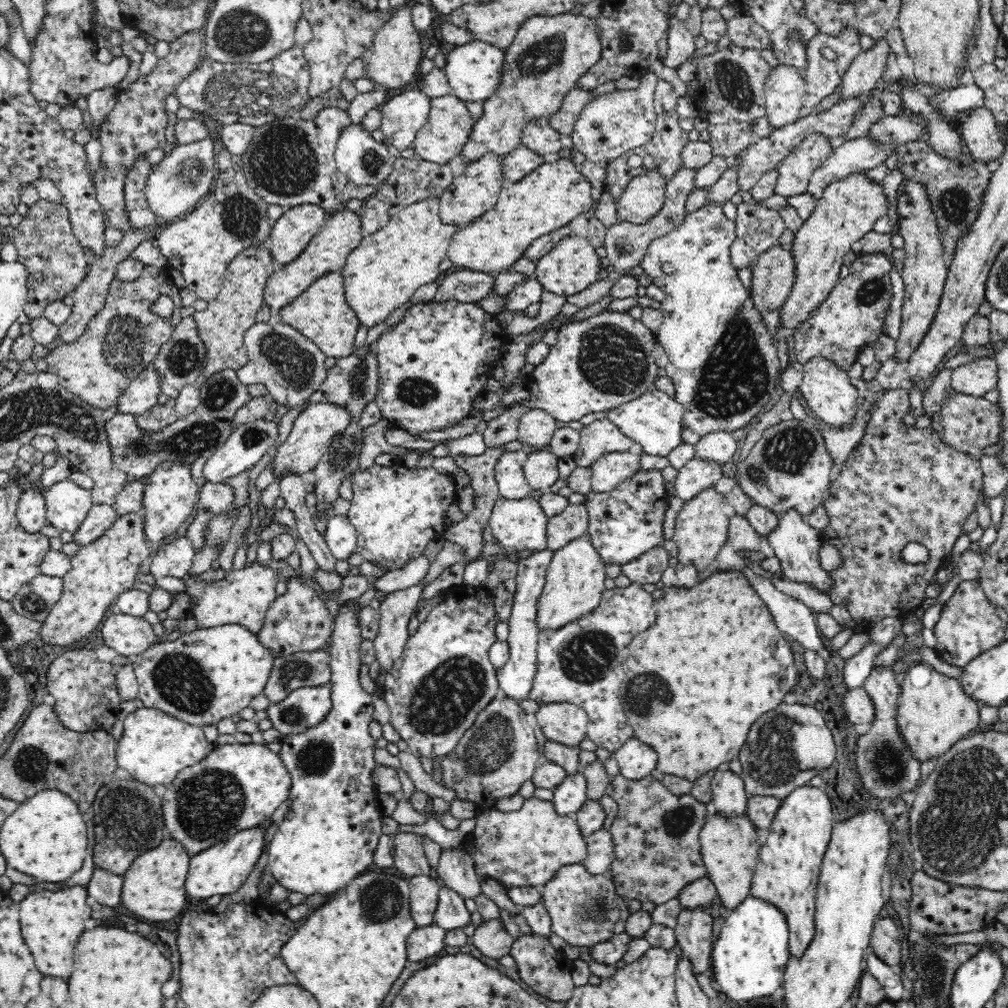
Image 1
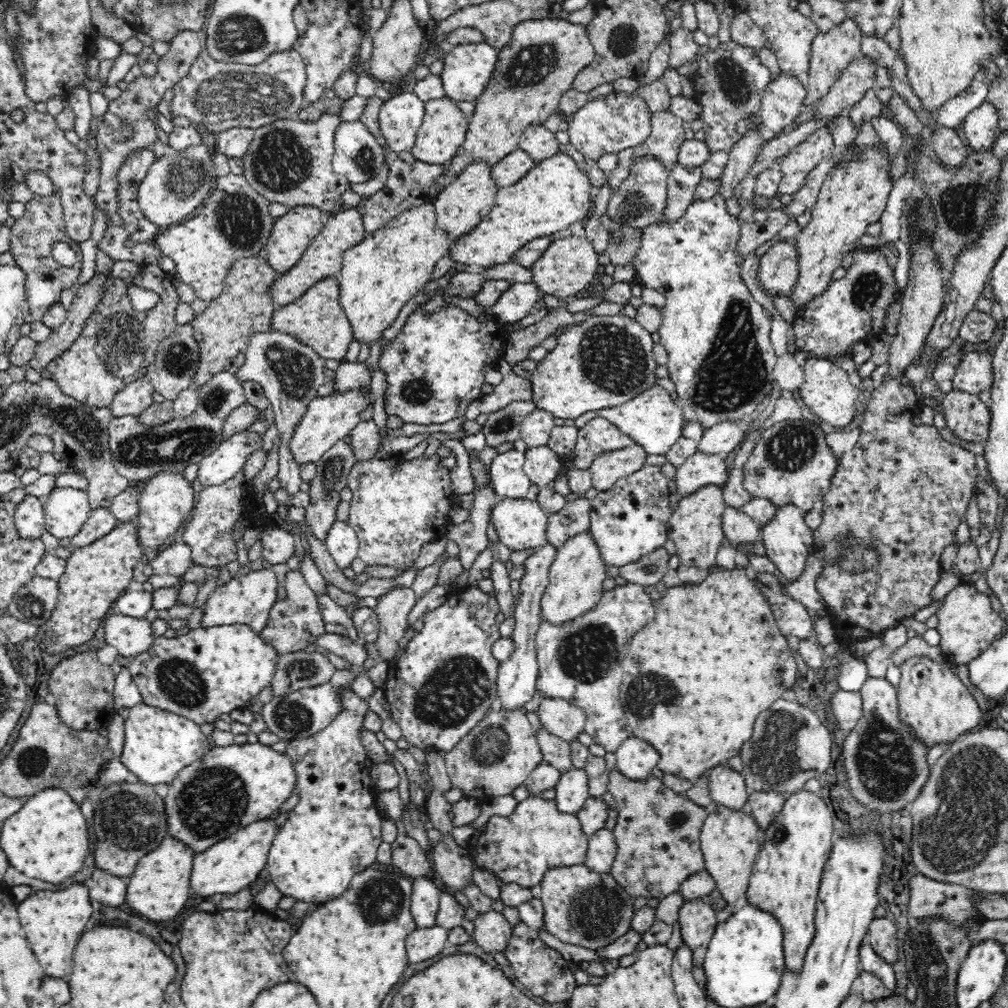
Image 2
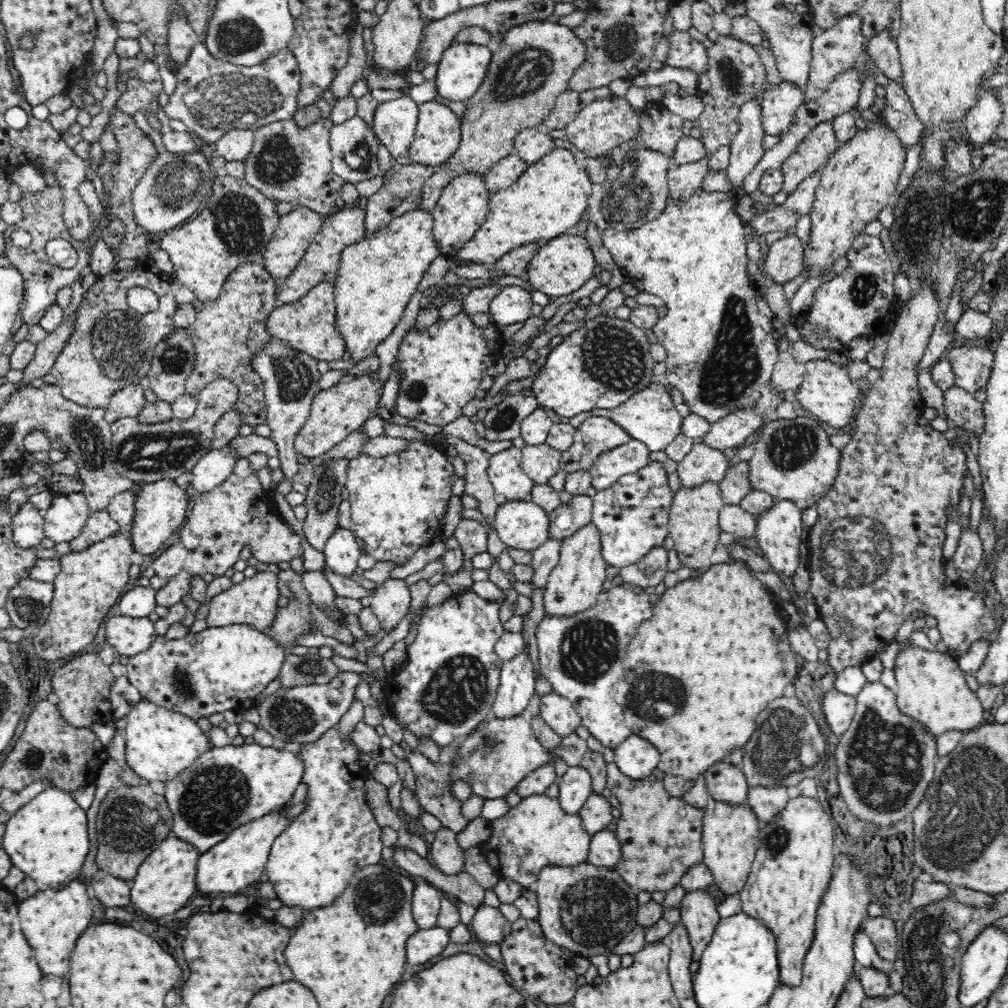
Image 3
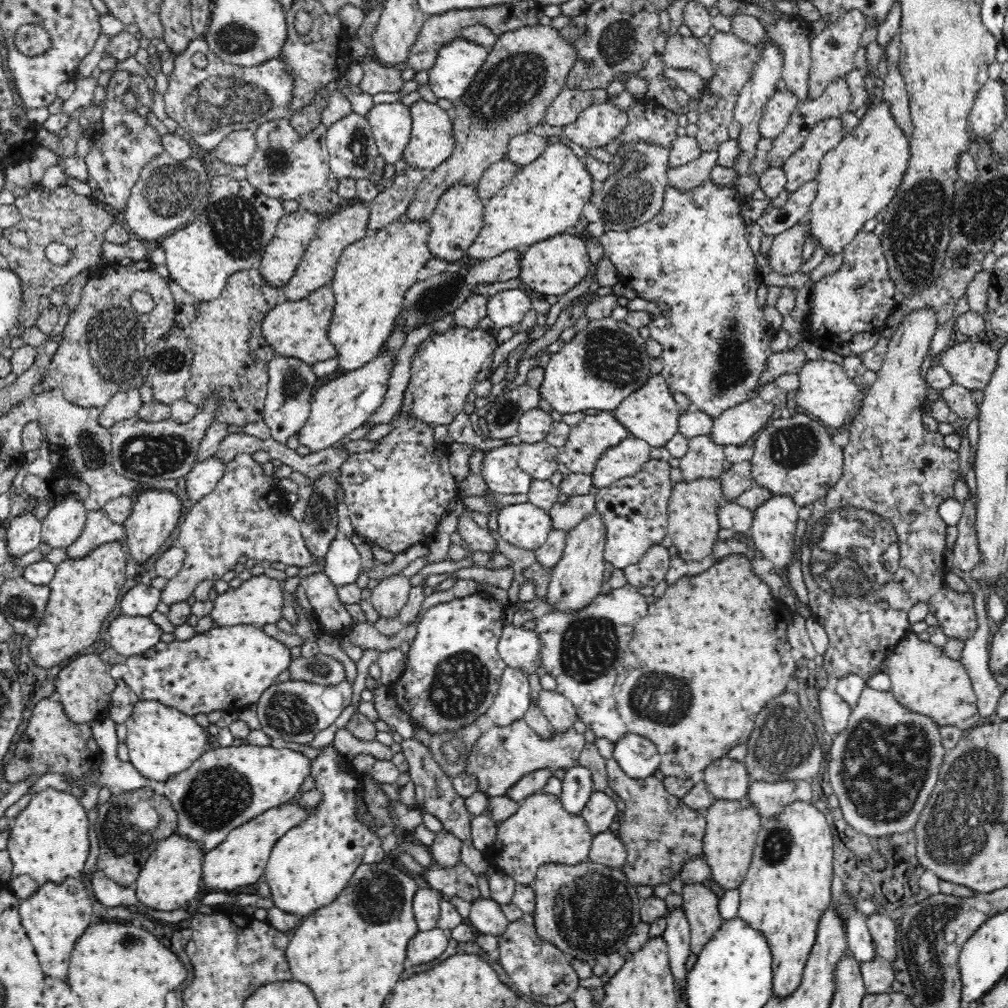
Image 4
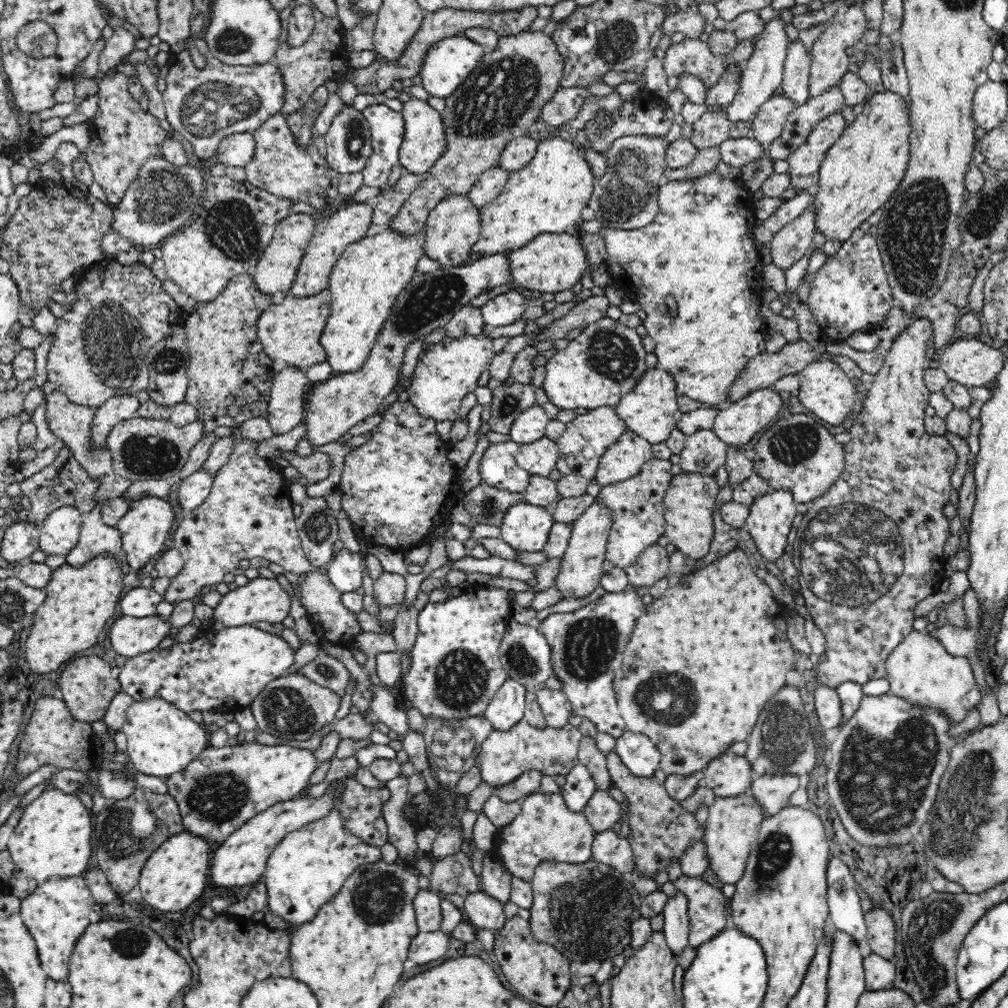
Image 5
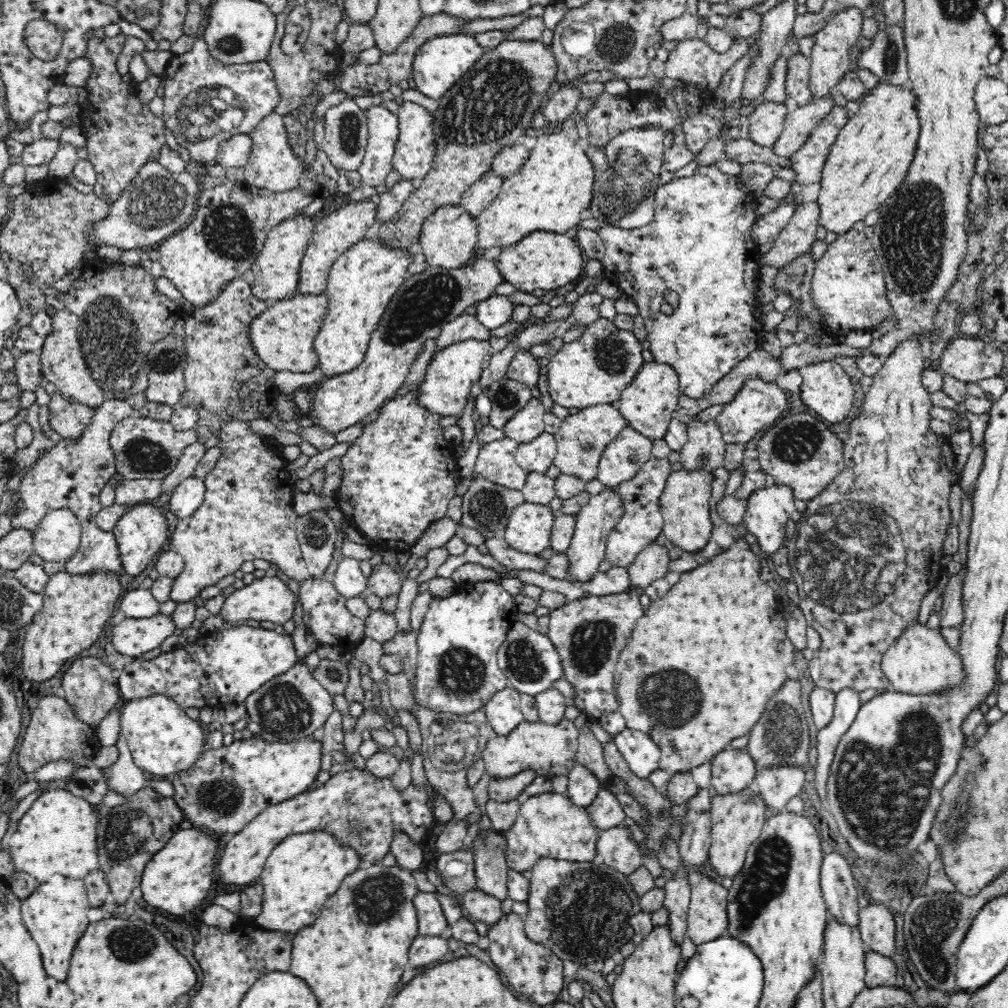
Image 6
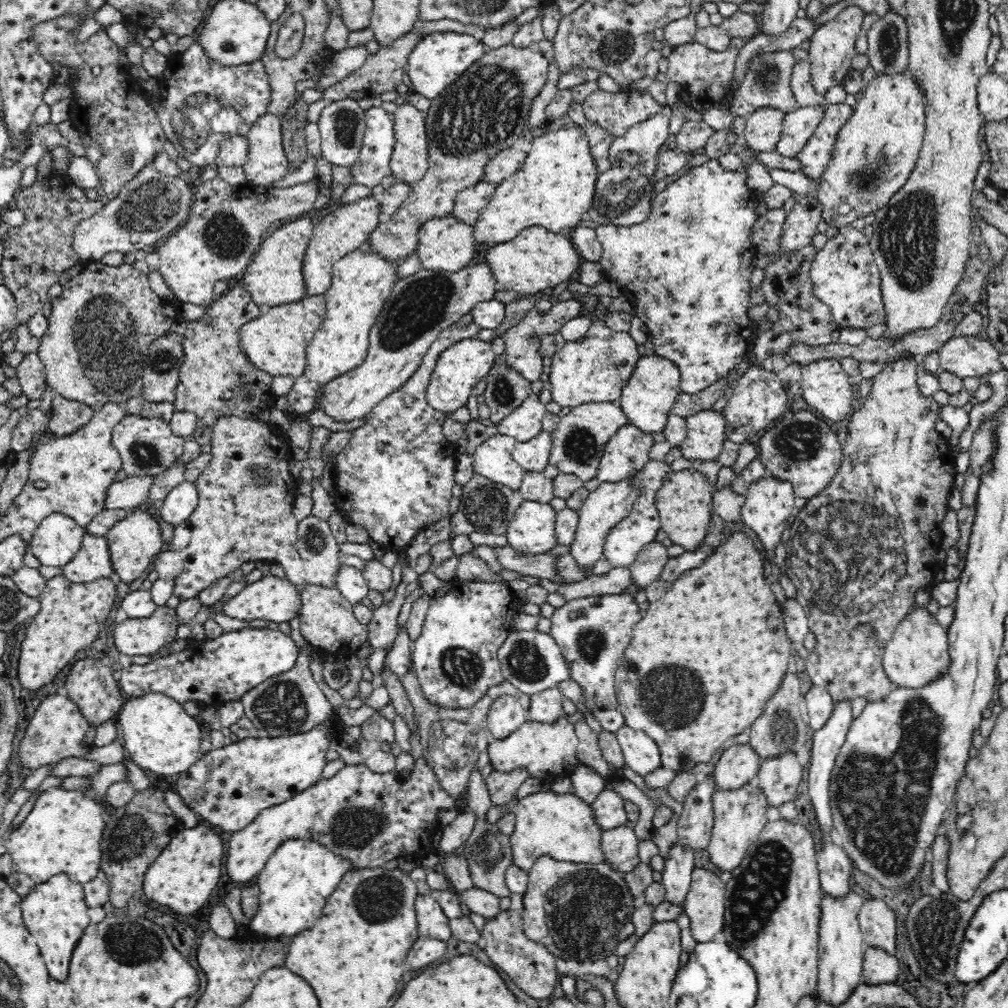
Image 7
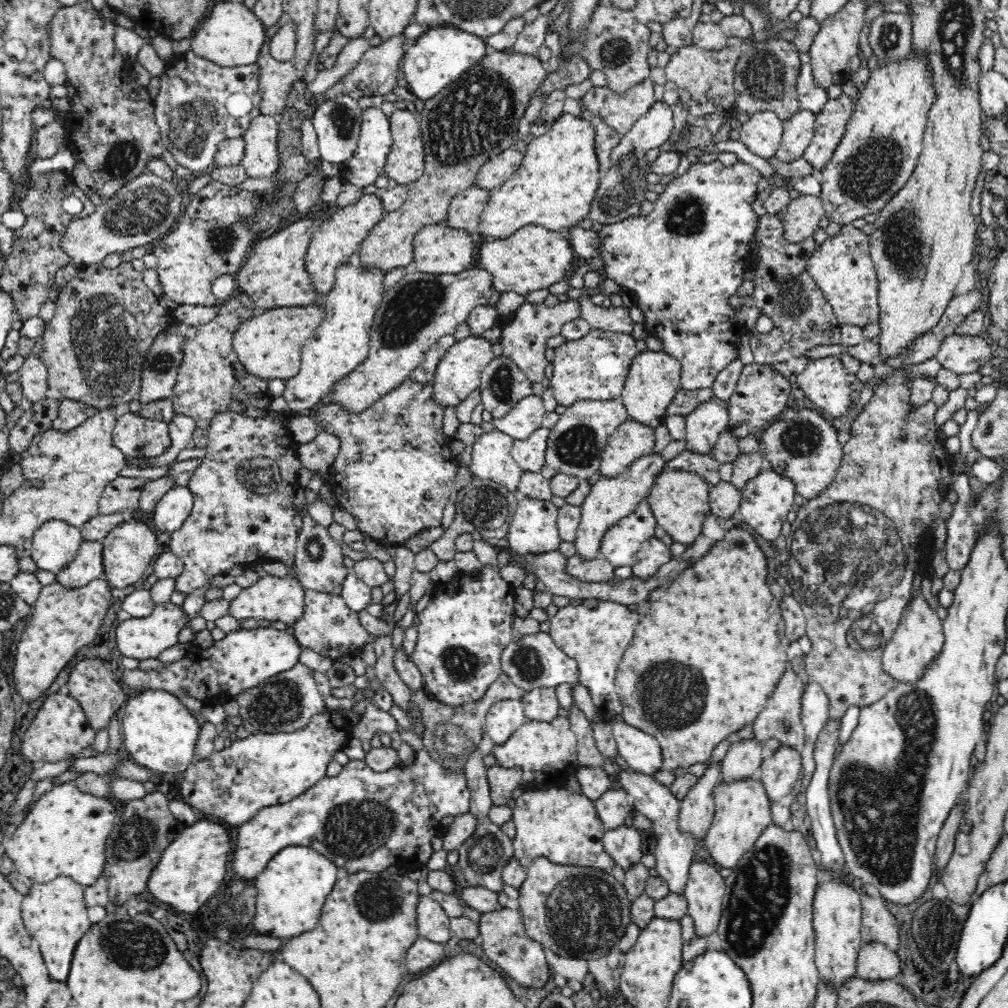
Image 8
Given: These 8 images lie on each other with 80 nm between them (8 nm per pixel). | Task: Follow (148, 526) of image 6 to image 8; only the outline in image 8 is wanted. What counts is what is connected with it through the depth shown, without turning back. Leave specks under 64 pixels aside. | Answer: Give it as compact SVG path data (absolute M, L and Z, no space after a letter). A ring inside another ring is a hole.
M133 519L125 520L114 528L101 544L103 546L104 579L111 589L124 589L138 582L146 574L150 562L157 555L158 544L154 532L149 530L146 524Z

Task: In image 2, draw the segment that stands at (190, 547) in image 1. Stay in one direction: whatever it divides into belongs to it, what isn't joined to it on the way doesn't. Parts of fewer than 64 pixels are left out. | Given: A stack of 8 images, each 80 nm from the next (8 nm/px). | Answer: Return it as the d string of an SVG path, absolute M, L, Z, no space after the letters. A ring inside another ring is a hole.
M172 544L164 550L153 562L150 568L158 576L170 575L182 578L192 566L191 549L186 544Z

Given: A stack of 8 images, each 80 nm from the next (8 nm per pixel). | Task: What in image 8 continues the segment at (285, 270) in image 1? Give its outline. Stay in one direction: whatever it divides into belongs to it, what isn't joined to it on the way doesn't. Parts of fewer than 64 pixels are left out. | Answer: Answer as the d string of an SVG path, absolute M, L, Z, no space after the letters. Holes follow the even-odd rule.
M366 194L353 204L338 209L315 229L307 250L305 265L316 292L326 295L334 288L337 268L349 263L352 254L358 252L360 242L383 219L385 213L380 198L375 194Z

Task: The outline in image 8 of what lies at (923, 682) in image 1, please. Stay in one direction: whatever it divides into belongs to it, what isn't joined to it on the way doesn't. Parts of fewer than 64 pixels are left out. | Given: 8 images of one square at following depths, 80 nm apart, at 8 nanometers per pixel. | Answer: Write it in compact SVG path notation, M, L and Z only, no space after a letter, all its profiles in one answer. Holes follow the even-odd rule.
M920 588L916 594L912 594L909 606L906 606L902 613L898 628L892 638L884 643L881 659L884 671L896 681L916 682L925 674L926 666L938 657L943 644L942 620L929 606Z

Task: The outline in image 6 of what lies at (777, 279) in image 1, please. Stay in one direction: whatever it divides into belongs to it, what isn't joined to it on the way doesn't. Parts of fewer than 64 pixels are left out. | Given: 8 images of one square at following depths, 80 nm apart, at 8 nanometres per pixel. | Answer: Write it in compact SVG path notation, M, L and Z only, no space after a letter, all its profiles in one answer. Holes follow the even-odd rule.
M816 201L798 202L794 216L775 238L773 247L758 260L758 266L784 266L811 250L819 225L819 204Z

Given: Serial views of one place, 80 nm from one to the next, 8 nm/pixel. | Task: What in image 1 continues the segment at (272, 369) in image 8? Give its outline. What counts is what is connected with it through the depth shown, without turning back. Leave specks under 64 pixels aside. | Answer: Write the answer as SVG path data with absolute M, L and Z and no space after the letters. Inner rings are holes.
M340 272L325 274L314 281L298 298L274 312L283 324L306 335L326 355L326 358L344 358L352 355L354 336L359 329L359 321L354 311L346 303L344 285Z

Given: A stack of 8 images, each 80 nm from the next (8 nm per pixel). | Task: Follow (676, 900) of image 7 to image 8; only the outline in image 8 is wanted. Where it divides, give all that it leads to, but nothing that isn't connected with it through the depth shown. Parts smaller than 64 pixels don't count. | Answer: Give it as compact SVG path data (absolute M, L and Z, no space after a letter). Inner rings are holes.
M620 768L617 780L626 795L632 800L633 810L643 814L652 826L650 836L656 843L654 855L656 859L657 874L669 884L671 892L682 894L688 880L688 868L694 861L694 850L696 850L696 838L689 832L682 832L679 827L679 809L681 802L672 794L672 791L660 784L653 776L642 774L637 770Z

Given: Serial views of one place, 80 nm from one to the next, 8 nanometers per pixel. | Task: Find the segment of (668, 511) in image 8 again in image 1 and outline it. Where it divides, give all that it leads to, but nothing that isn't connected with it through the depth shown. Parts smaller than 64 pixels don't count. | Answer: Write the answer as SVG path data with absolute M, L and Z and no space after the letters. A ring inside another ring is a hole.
M714 487L698 492L694 498L683 501L676 516L672 541L678 546L678 561L681 567L695 567L696 570L707 568L716 558L720 547L728 542L729 520L724 512L725 495Z

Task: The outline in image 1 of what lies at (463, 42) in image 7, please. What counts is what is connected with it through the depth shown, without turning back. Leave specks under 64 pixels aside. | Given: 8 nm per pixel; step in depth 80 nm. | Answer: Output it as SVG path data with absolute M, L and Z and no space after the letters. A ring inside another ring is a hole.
M476 40L460 47L450 47L445 54L444 70L453 96L464 102L484 102L494 95L501 82L503 49Z

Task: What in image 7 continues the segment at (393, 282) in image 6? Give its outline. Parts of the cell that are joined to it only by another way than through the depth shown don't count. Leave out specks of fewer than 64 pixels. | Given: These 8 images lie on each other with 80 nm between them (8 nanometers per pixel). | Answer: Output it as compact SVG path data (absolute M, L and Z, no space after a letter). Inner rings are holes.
M357 249L334 264L331 285L324 294L326 301L324 322L306 347L306 370L303 370L300 376L294 377L292 387L286 394L290 410L300 412L303 415L313 412L318 407L320 390L324 388L325 384L349 373L364 362L369 349L370 330L374 327L374 322L376 322L376 318L378 318L378 314L380 314L380 310L382 310L382 306L384 306L386 298L390 296L390 290L396 282L396 267L396 263L390 263L382 257L378 257L376 253L368 250L360 252Z

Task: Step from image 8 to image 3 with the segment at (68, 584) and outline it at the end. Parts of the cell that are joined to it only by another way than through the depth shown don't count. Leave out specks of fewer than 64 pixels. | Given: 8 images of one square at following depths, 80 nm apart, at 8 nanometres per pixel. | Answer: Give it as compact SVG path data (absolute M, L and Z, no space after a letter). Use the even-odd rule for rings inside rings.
M106 509L91 511L81 534L74 540L70 540L70 551L72 554L84 552L94 544L98 544L98 542L102 542L106 538L112 538L121 530Z

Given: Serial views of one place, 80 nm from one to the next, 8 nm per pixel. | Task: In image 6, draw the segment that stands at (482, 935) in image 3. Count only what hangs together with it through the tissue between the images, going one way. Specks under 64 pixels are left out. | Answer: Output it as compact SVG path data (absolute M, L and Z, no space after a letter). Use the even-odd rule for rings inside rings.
M478 888L456 893L459 903L467 917L472 920L482 920L487 925L496 924L502 918L501 900L495 896L486 894Z

